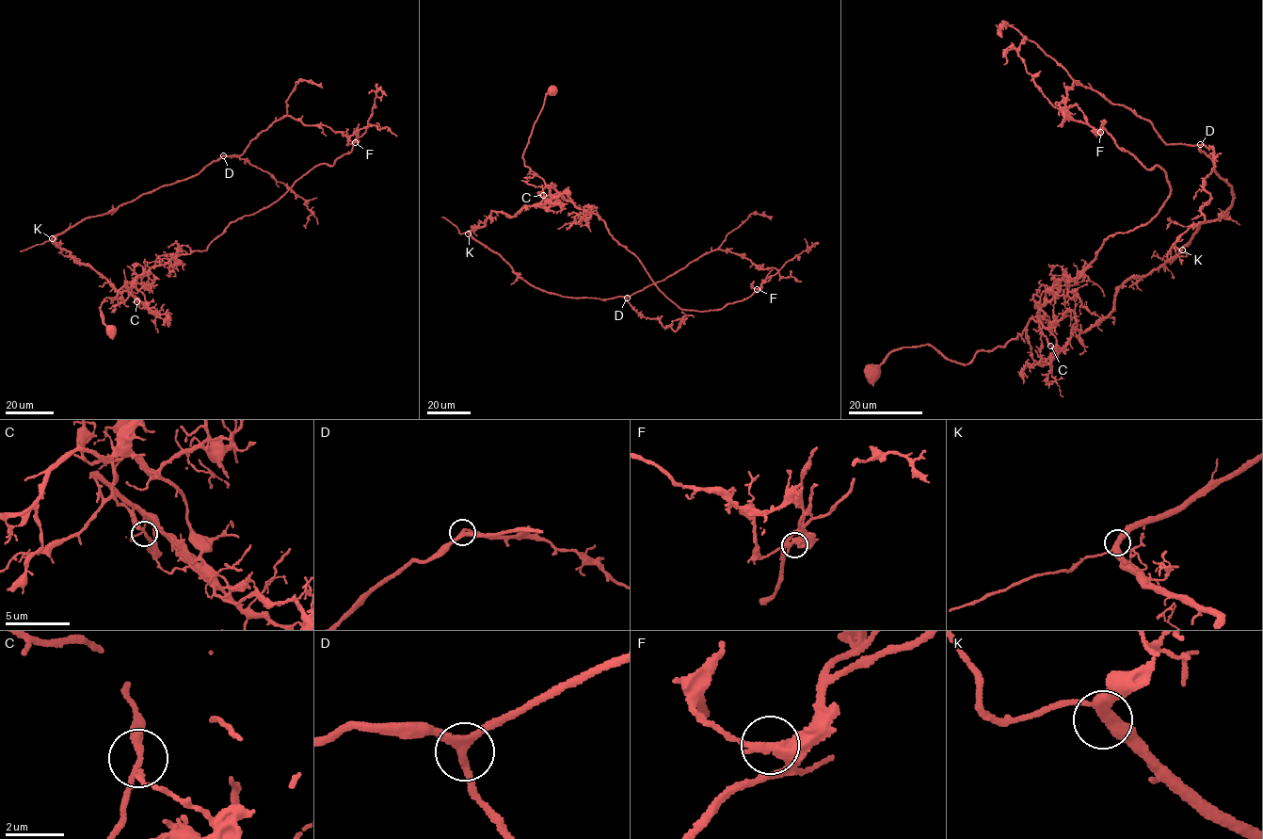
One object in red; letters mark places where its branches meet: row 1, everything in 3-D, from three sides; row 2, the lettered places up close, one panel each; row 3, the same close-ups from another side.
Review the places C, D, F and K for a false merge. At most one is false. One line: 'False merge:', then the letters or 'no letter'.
False merge: C

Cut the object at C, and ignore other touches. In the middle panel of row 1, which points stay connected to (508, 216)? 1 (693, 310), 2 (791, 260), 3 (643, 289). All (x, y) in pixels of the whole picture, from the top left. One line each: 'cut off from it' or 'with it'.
1: cut off from it
2: cut off from it
3: with it

